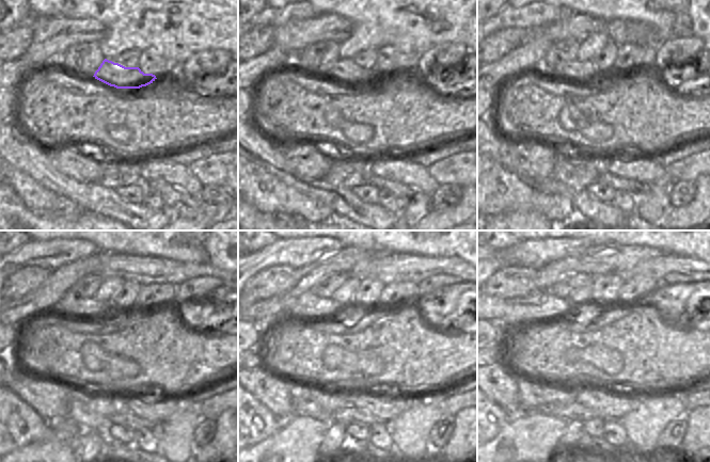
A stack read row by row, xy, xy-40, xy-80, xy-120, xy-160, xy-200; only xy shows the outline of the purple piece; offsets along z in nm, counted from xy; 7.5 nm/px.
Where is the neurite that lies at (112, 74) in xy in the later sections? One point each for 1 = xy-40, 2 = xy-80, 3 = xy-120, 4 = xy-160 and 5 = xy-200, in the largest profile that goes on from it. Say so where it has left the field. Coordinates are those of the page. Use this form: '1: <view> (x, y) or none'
1: xy-40 (346, 70)
2: xy-80 (586, 72)
3: xy-120 (90, 307)
4: xy-160 (306, 305)
5: xy-200 (540, 305)

